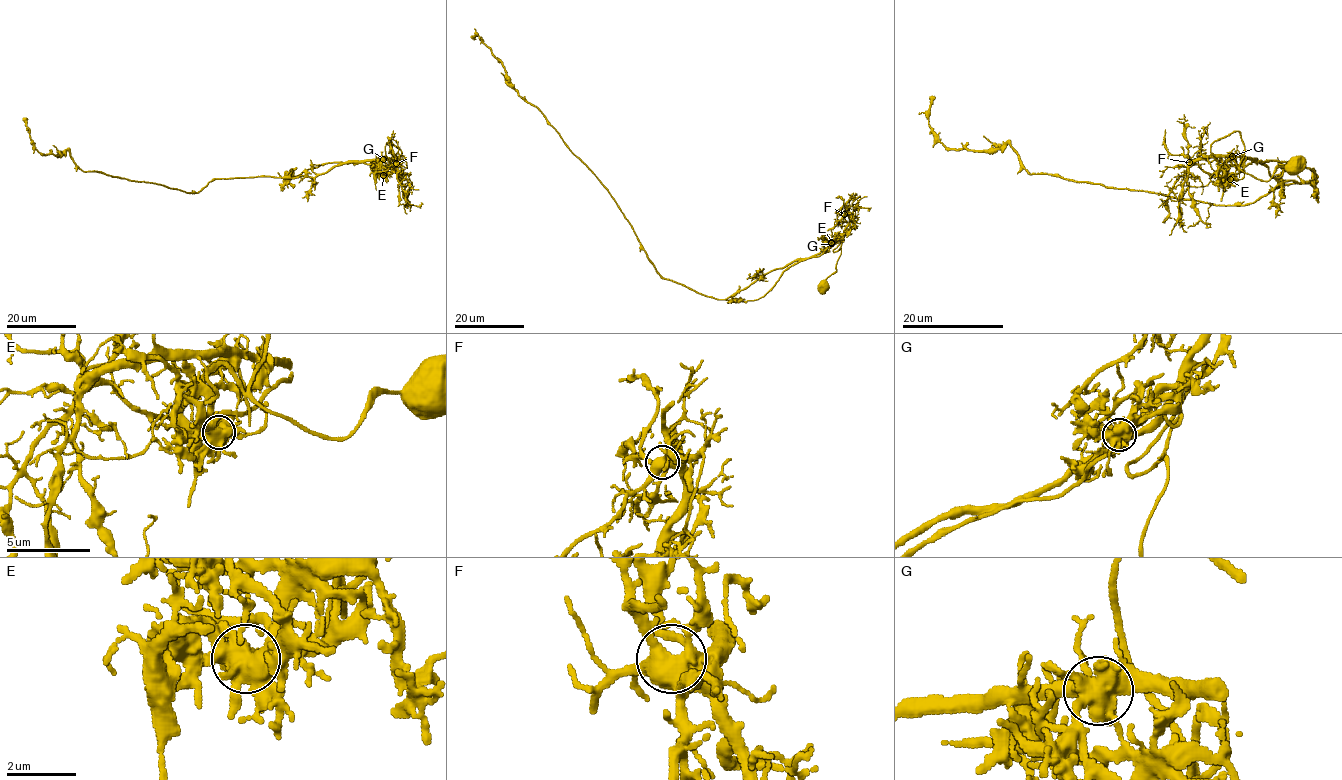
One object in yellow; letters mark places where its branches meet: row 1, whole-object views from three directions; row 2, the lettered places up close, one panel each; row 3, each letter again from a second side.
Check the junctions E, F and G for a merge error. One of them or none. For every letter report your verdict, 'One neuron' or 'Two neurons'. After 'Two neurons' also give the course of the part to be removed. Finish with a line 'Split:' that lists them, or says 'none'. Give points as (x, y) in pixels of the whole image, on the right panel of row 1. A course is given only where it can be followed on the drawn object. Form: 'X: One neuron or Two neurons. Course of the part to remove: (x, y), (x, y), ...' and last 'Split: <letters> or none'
E: One neuron
F: One neuron
G: Two neurons. Course of the part to remove: (1232, 156), (1232, 165), (1292, 161), (1309, 167), (1314, 172), (1318, 203)
Split: G

